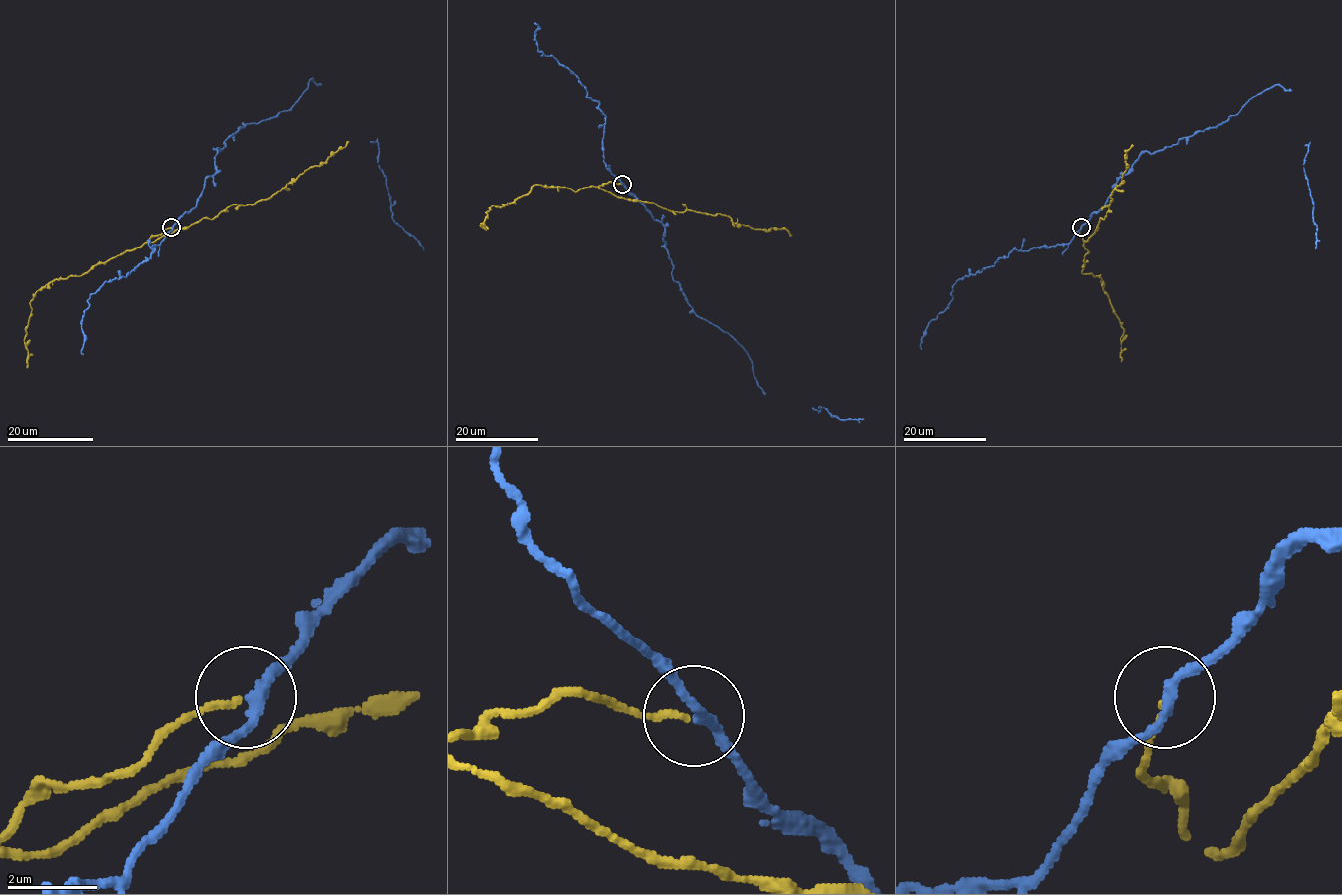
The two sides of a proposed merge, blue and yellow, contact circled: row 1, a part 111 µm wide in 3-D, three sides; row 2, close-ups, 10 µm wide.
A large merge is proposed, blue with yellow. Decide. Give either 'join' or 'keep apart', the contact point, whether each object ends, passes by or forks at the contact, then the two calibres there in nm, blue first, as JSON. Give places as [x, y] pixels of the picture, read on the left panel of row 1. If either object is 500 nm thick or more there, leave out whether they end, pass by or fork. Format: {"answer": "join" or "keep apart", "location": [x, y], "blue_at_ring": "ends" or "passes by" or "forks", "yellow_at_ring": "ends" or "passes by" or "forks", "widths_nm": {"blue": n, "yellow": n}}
{"answer": "keep apart", "location": [171, 227], "blue_at_ring": "passes by", "yellow_at_ring": "ends", "widths_nm": {"blue": 240, "yellow": 150}}

